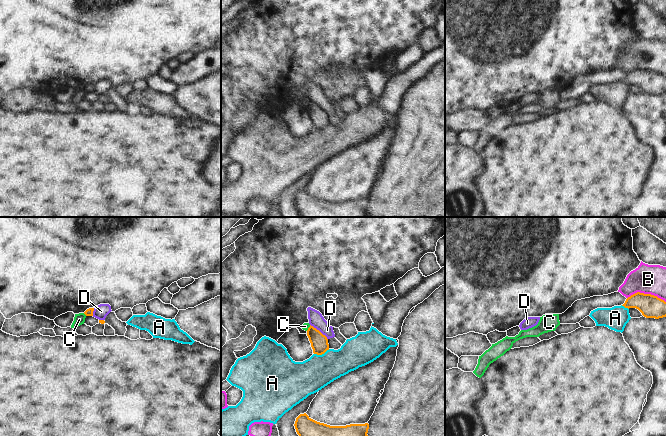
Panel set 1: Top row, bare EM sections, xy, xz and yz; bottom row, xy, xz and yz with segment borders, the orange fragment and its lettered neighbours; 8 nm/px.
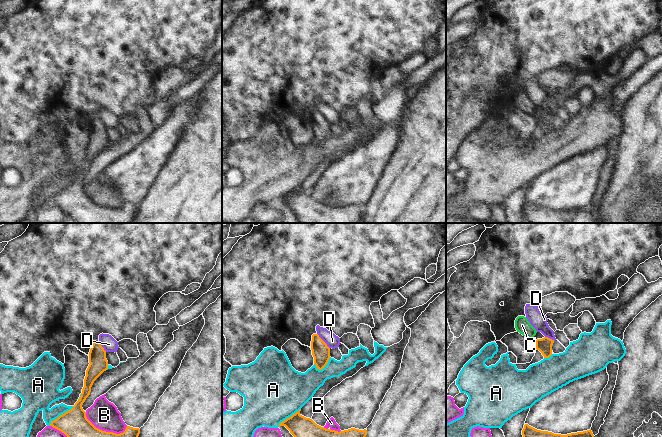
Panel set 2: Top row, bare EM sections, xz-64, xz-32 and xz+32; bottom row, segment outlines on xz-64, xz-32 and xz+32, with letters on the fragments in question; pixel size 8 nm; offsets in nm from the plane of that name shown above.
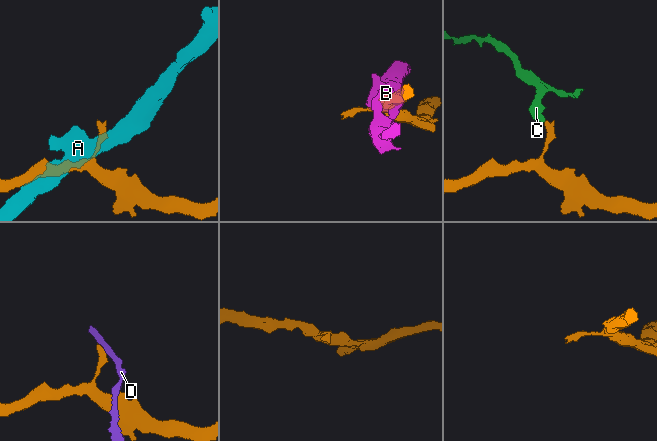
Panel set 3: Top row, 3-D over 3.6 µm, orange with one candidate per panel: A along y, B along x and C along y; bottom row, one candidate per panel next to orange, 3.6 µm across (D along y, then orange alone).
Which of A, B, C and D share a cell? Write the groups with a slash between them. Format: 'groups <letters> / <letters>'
groups A / B / C / D

